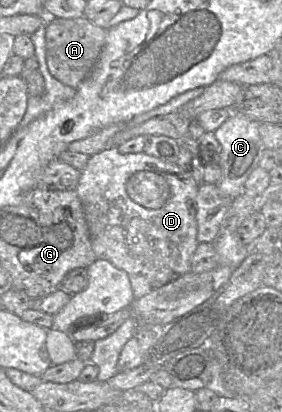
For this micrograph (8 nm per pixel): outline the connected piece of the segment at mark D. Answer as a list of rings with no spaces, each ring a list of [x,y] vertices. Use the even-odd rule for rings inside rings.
[[[116,147],[91,156],[81,172],[75,190],[83,206],[93,252],[97,259],[106,260],[127,273],[135,299],[191,271],[191,259],[198,245],[194,216],[198,186],[177,164],[144,152],[122,154]]]

